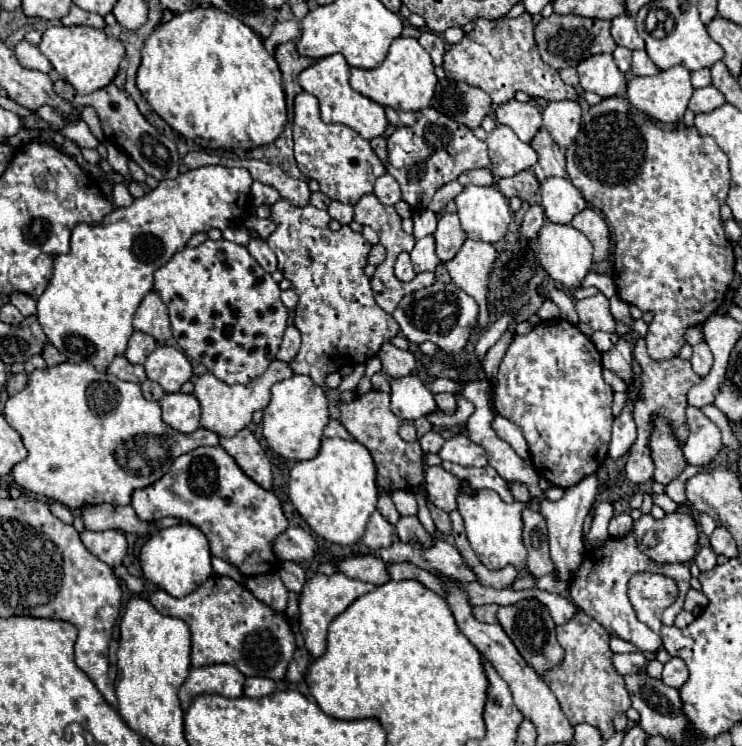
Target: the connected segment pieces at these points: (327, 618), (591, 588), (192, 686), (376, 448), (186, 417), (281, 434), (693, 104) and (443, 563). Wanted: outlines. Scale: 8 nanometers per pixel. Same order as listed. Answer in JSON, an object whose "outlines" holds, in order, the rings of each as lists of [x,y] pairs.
{"outlines":[[[[336,572],[332,576],[314,574],[312,578],[306,580],[304,590],[300,594],[300,618],[298,618],[298,624],[300,624],[300,634],[304,636],[304,646],[312,654],[314,660],[320,658],[326,652],[326,630],[328,630],[328,624],[340,612],[344,612],[358,596],[362,596],[366,592],[372,592],[374,588],[376,588],[374,584],[366,584],[366,582],[354,580],[354,578],[348,578],[342,572]]],[[[630,532],[626,538],[610,538],[602,548],[586,552],[580,570],[570,582],[570,596],[582,612],[586,612],[596,622],[600,622],[610,634],[616,634],[622,640],[630,640],[640,652],[656,652],[662,646],[662,640],[658,634],[652,634],[652,630],[648,630],[648,626],[636,618],[636,612],[628,600],[626,582],[622,582],[622,576],[628,574],[628,580],[630,580],[630,576],[634,576],[636,572],[648,570],[648,572],[658,572],[672,578],[678,584],[678,598],[670,608],[666,608],[666,618],[668,618],[666,622],[674,624],[676,614],[682,610],[684,596],[690,590],[690,570],[686,564],[664,564],[664,566],[654,564],[642,554],[632,534],[634,532]]],[[[212,664],[212,666],[192,668],[178,696],[182,708],[188,710],[192,700],[204,692],[216,692],[226,698],[238,698],[242,694],[242,686],[244,686],[244,674],[236,666]]],[[[370,390],[364,394],[364,400],[354,398],[352,402],[342,402],[340,404],[340,422],[342,426],[360,442],[368,448],[368,452],[374,458],[376,464],[376,472],[378,472],[378,486],[380,492],[392,492],[392,490],[420,490],[422,488],[422,480],[424,480],[424,452],[420,448],[420,436],[424,432],[428,432],[432,428],[432,424],[428,422],[428,418],[418,418],[412,424],[418,430],[418,438],[414,442],[404,442],[398,436],[398,428],[400,424],[404,424],[404,420],[400,420],[392,410],[390,410],[390,396],[378,390]]],[[[182,392],[166,394],[160,400],[160,408],[162,408],[164,424],[174,428],[176,432],[190,434],[200,428],[198,424],[200,422],[200,402],[196,400],[194,394],[182,394]]],[[[294,374],[272,388],[270,404],[264,408],[264,438],[268,446],[288,460],[310,460],[320,450],[322,430],[328,424],[328,398],[324,388],[314,384],[310,376]]],[[[706,86],[706,88],[694,90],[688,108],[690,108],[694,114],[702,114],[702,112],[712,112],[712,110],[716,110],[716,108],[722,106],[724,102],[726,102],[726,100],[724,100],[724,94],[722,94],[718,88]]],[[[436,540],[434,546],[430,548],[422,548],[420,544],[394,542],[390,548],[382,548],[376,554],[384,562],[408,560],[434,574],[444,574],[460,582],[476,582],[476,574],[472,572],[472,568],[468,568],[468,564],[464,564],[464,558],[460,556],[460,552],[444,540]]]]}

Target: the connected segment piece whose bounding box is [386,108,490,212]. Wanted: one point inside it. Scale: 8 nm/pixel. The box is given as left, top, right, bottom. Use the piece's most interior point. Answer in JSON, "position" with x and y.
{"position":[436,150]}

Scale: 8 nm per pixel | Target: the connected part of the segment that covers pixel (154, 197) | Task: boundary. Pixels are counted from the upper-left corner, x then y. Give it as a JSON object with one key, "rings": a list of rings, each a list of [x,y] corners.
{"rings":[[[196,168],[174,180],[162,180],[158,188],[148,192],[144,198],[136,198],[126,208],[114,208],[98,224],[78,224],[72,230],[70,252],[54,258],[54,276],[38,298],[36,316],[48,340],[70,362],[92,362],[96,370],[106,370],[116,356],[126,352],[128,340],[134,332],[132,316],[142,298],[152,290],[154,272],[164,266],[174,252],[184,250],[186,242],[196,232],[208,232],[212,228],[226,230],[234,224],[246,208],[246,198],[250,200],[250,186],[252,178],[246,168]]]}

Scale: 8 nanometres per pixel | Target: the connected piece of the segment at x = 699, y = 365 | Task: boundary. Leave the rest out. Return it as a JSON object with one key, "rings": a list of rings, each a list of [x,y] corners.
{"rings":[[[700,342],[698,346],[694,346],[694,354],[692,354],[692,370],[698,374],[698,376],[706,376],[712,368],[712,352],[708,348],[706,342]]]}

